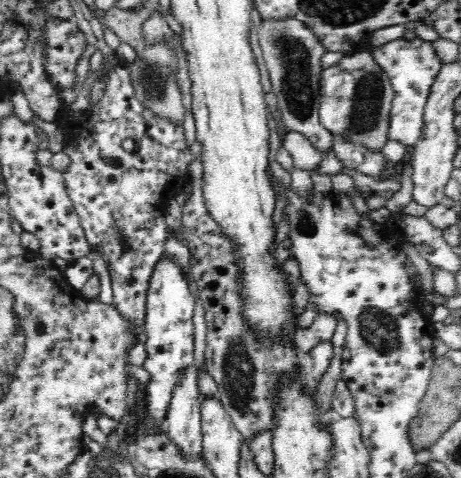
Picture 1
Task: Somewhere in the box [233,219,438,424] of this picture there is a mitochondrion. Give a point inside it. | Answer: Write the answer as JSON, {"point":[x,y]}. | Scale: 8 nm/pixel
{"point":[379,330]}

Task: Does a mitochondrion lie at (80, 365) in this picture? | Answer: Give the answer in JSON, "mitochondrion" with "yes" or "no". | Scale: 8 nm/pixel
{"mitochondrion":"no"}

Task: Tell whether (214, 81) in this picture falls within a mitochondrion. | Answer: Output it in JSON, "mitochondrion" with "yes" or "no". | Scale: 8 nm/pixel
{"mitochondrion":"no"}

